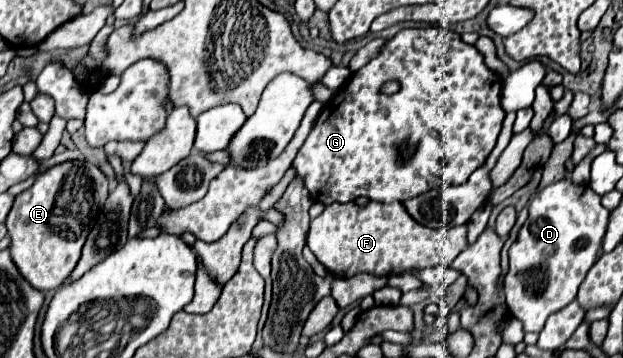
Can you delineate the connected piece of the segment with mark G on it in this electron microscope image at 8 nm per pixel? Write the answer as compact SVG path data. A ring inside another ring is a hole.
M437 24L427 26L427 28L405 28L405 30L397 32L391 40L387 40L385 46L379 50L379 54L369 64L365 64L361 70L357 70L339 88L339 92L323 106L313 130L309 132L305 144L299 148L299 154L293 160L293 170L305 182L305 188L309 190L311 200L321 202L325 206L333 204L333 202L351 202L359 196L367 196L369 200L375 200L375 202L405 202L409 198L425 194L427 190L443 186L443 184L463 184L487 160L487 156L493 150L497 136L501 132L501 122L505 118L505 110L499 104L501 88L503 88L503 78L497 72L489 70L483 54L473 44L465 44L457 32L449 32ZM391 80L397 80L401 84L401 90L395 94L383 94L381 86Z

